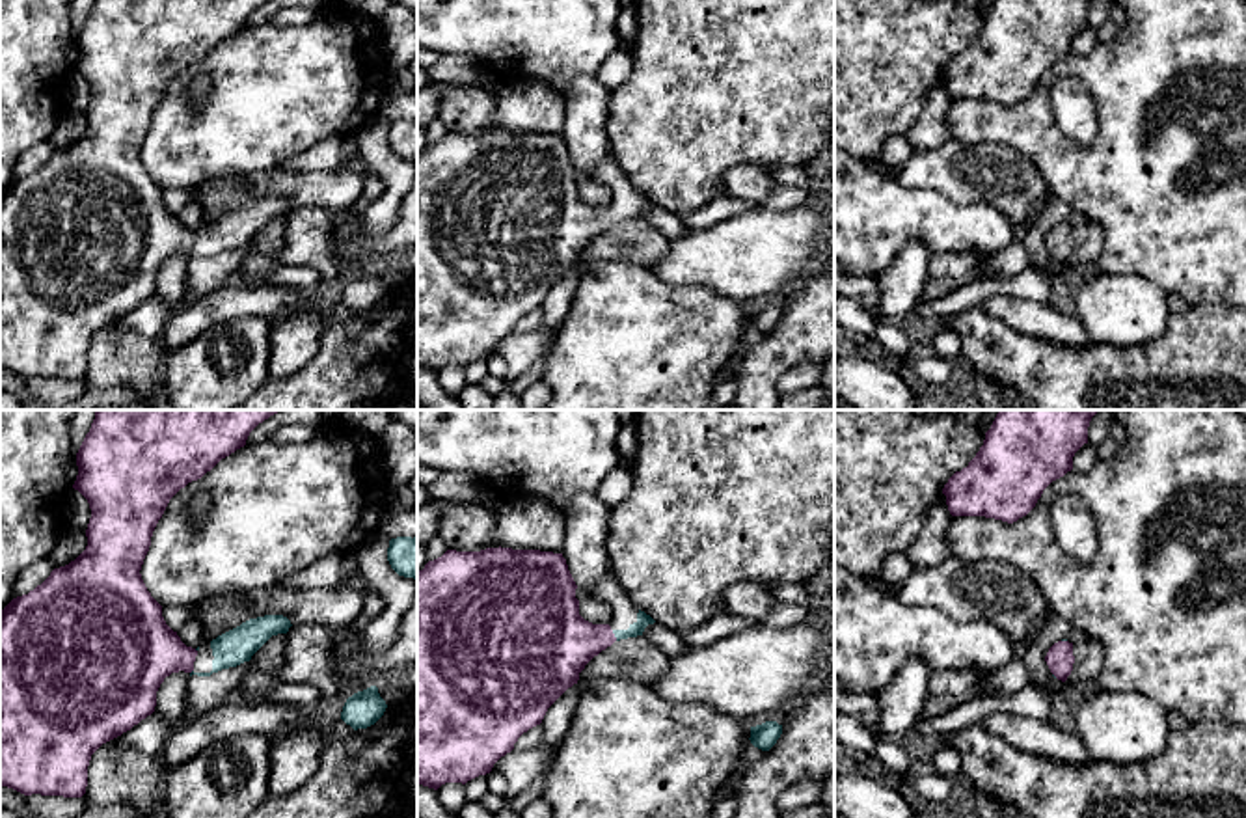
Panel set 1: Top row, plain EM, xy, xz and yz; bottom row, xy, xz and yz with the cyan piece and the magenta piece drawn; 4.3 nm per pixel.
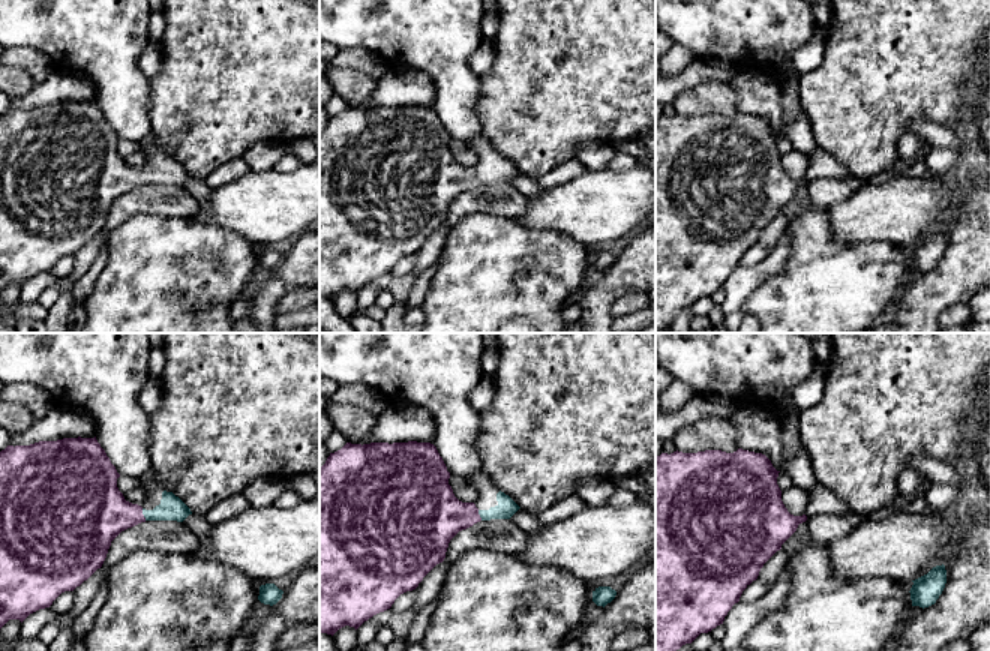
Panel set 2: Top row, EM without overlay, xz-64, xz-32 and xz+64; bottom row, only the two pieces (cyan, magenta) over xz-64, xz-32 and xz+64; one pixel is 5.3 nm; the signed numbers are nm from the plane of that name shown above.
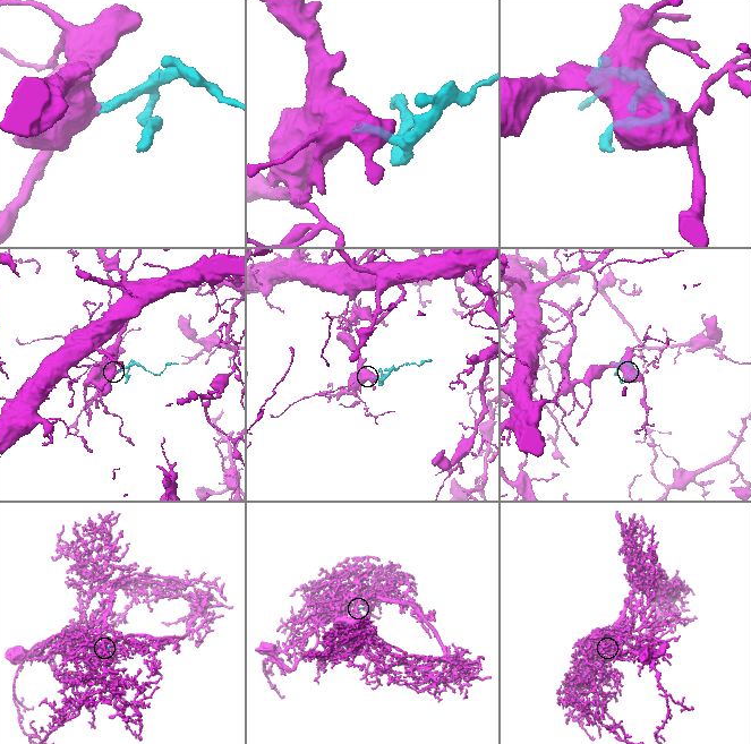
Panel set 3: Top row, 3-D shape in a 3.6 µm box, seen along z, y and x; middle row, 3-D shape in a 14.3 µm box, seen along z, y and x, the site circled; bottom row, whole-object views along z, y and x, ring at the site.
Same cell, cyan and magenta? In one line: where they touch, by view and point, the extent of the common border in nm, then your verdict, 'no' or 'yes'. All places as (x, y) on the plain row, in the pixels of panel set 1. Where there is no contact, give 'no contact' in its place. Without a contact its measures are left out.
meets cyan in xz at (615, 218); contact 50 nm long; yes

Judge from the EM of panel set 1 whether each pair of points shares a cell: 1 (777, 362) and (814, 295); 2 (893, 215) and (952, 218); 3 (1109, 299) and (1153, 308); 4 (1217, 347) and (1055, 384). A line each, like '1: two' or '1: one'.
1: one
2: one
3: one
4: one

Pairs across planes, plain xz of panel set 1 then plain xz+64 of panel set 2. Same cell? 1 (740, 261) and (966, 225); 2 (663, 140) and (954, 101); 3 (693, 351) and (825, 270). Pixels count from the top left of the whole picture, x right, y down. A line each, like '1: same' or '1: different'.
1: different
2: same
3: same

